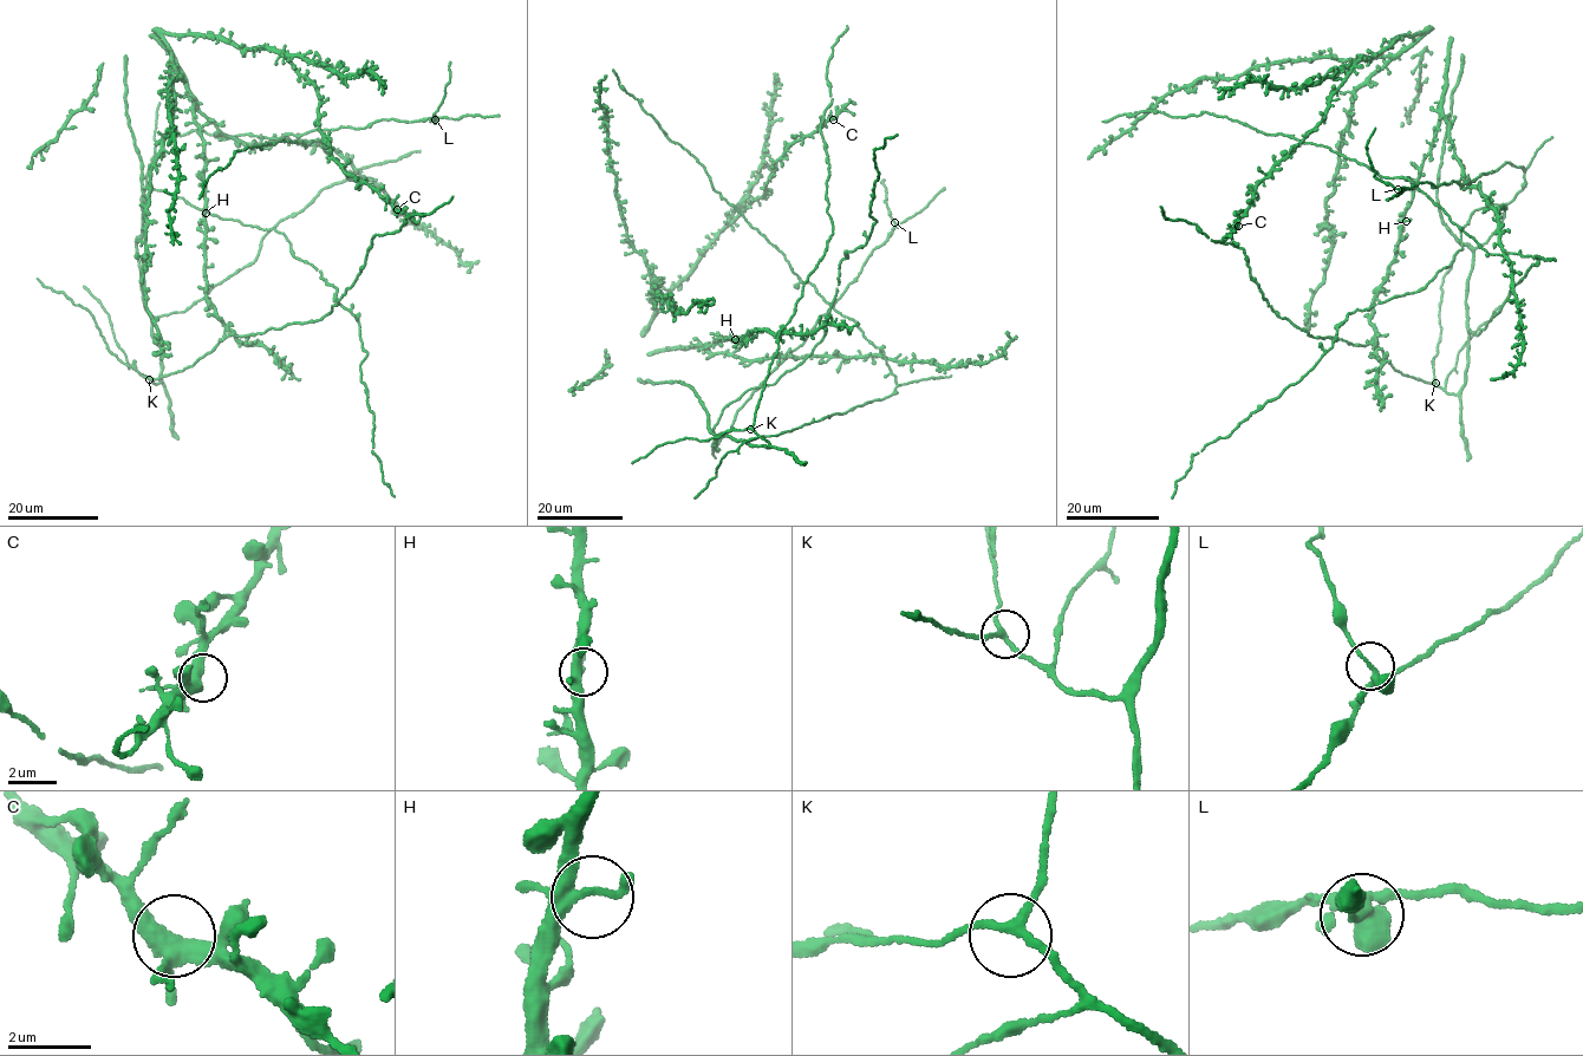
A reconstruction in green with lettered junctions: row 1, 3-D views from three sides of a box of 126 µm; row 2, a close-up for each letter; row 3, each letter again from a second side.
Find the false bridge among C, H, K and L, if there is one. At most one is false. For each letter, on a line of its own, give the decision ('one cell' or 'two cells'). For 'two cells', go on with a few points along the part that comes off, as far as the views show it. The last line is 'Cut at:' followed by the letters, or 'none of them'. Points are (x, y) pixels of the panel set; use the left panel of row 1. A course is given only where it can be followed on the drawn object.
C: one cell
H: one cell
K: one cell
L: one cell
Cut at: none of them

